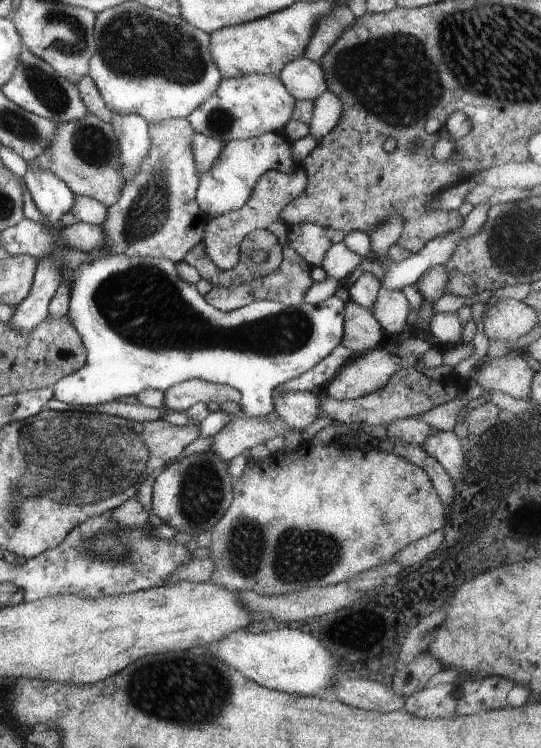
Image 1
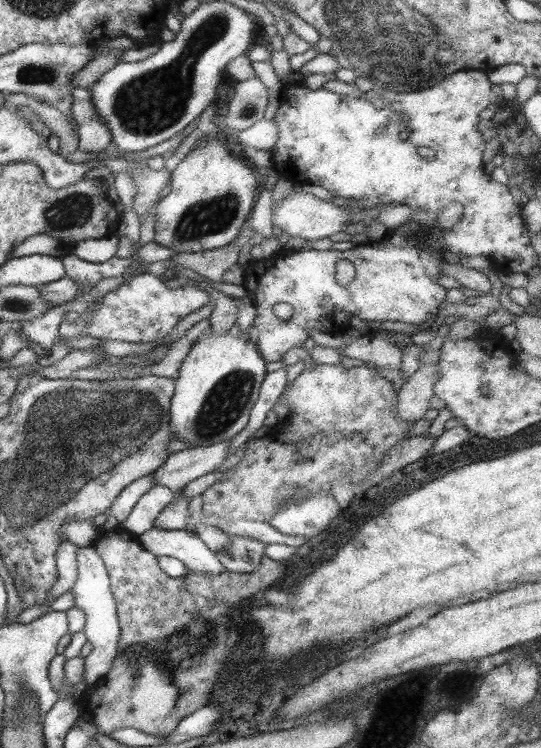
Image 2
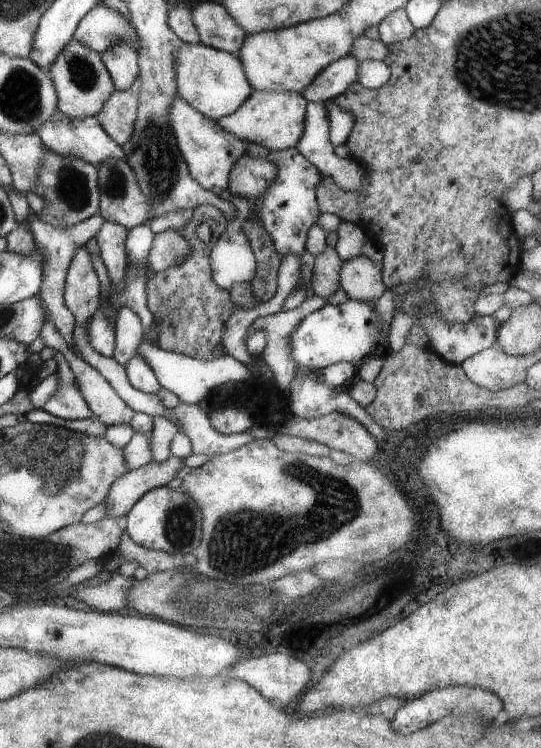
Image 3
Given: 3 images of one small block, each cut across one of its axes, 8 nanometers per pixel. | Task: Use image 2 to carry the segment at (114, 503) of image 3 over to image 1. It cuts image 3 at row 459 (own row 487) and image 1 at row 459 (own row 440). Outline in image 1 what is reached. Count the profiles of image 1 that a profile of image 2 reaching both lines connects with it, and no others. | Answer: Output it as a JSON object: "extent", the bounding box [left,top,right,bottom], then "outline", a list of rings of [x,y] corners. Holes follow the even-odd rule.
{"extent":[207,416,295,461],"outline":[[[277,416],[270,421],[249,417],[233,418],[211,437],[207,451],[221,460],[228,461],[243,450],[264,443],[268,438],[283,436],[287,431],[295,430],[289,428]]]}

